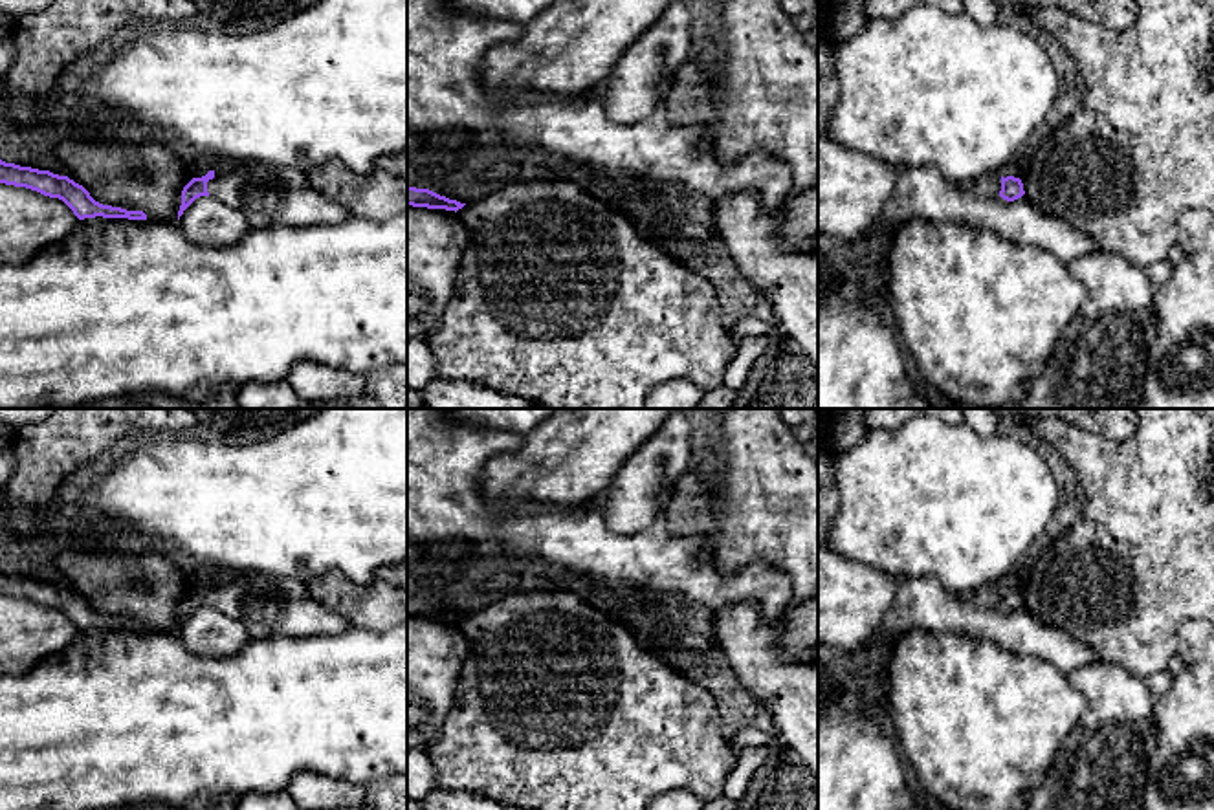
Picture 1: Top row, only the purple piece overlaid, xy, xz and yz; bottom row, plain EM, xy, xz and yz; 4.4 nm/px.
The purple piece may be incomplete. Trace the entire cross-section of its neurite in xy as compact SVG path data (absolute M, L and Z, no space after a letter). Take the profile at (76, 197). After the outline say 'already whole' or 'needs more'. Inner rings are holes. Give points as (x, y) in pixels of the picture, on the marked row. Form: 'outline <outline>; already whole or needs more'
outline M0 159L0 183L26 187L44 196L59 198L79 220L95 216L147 220L143 211L127 211L95 202L83 185L75 183L68 176L59 176L50 170L20 167Z; already whole

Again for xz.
outline M407 187L407 205L413 207L427 207L427 209L446 209L446 211L458 211L466 203L460 203L457 200L449 200L446 196L440 196L429 189L416 189L416 187Z; already whole

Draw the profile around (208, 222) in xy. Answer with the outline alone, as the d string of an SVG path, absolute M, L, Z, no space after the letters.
M213 196L196 198L180 216L185 236L202 247L229 247L249 231L244 214Z

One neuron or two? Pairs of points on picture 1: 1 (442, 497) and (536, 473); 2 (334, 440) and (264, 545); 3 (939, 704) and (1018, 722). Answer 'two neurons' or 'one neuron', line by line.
1: two neurons
2: one neuron
3: one neuron

